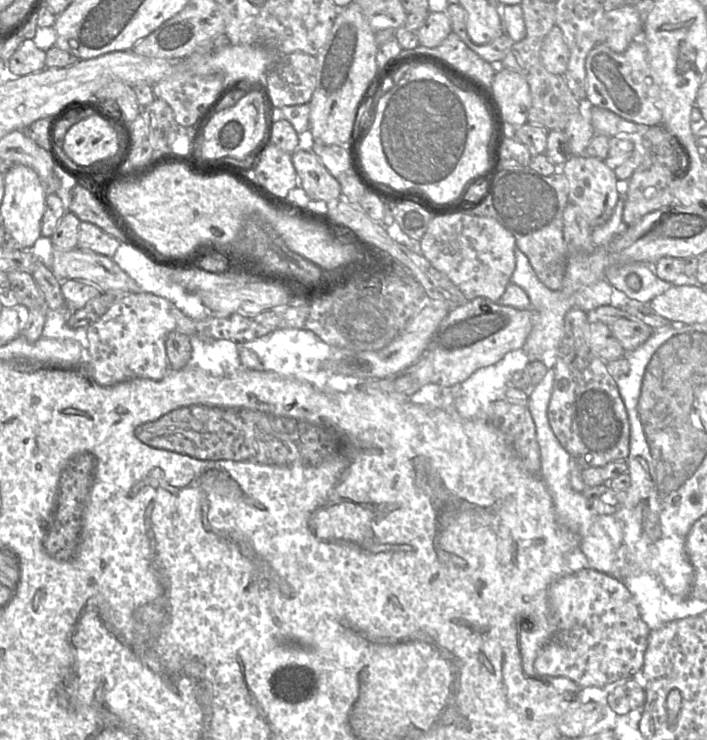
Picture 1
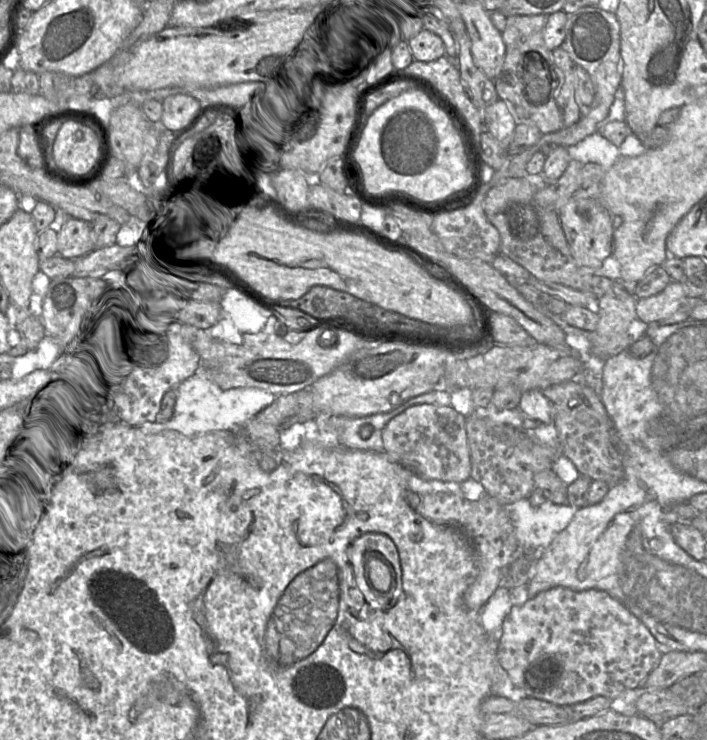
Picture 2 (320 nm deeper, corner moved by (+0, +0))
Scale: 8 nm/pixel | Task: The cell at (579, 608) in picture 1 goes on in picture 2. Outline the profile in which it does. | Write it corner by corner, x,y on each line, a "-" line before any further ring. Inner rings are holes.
555,586
542,591
535,597
528,599
524,604
513,606
503,622
502,634
498,644
499,663
508,674
512,684
522,690
526,698
544,700
560,706
573,706
599,696
613,701
624,692
641,686
642,682
658,666
662,655
662,649
649,629
610,594
597,589
574,591
562,586

